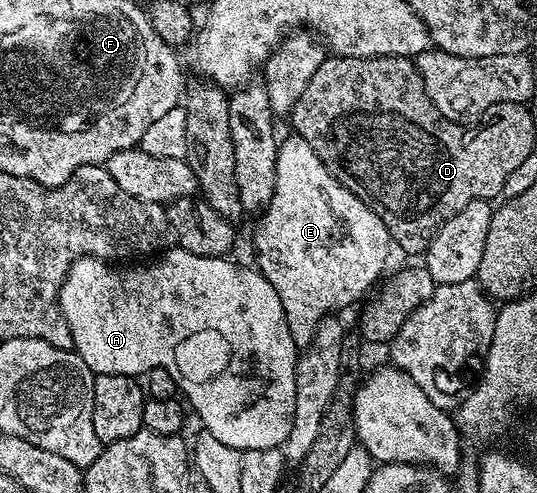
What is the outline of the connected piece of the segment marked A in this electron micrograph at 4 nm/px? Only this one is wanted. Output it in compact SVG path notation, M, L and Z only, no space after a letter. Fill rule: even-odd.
M176 245L165 250L159 258L152 261L157 263L152 263L149 267L119 271L118 268L111 267L116 266L111 262L95 259L93 255L83 255L82 258L72 262L72 268L66 273L64 283L60 286L60 308L66 317L66 325L70 325L70 337L76 354L82 357L82 361L86 361L86 365L96 375L144 377L150 369L161 367L171 371L176 378L179 394L183 396L191 410L192 407L196 410L197 417L204 422L203 430L207 434L218 437L222 445L230 445L230 449L238 452L271 447L283 448L286 437L290 437L290 425L294 421L298 348L294 345L294 337L290 337L290 328L286 325L286 313L282 309L282 301L278 301L278 293L274 293L274 285L270 285L270 281L266 281L266 277L260 274L259 270L251 266L239 267L230 260L231 258L228 257L195 256L194 253Z

